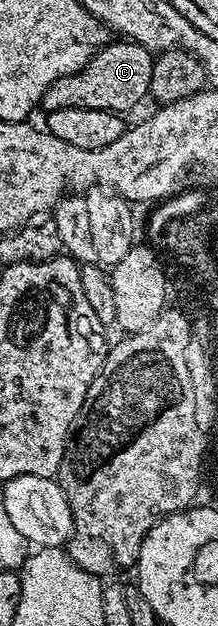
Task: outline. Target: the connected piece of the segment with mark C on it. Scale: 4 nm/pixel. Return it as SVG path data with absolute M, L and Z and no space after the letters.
M111 41L96 52L84 69L52 81L52 85L46 87L41 110L49 113L56 109L104 109L127 113L149 96L154 62L155 56L150 50L138 43Z

